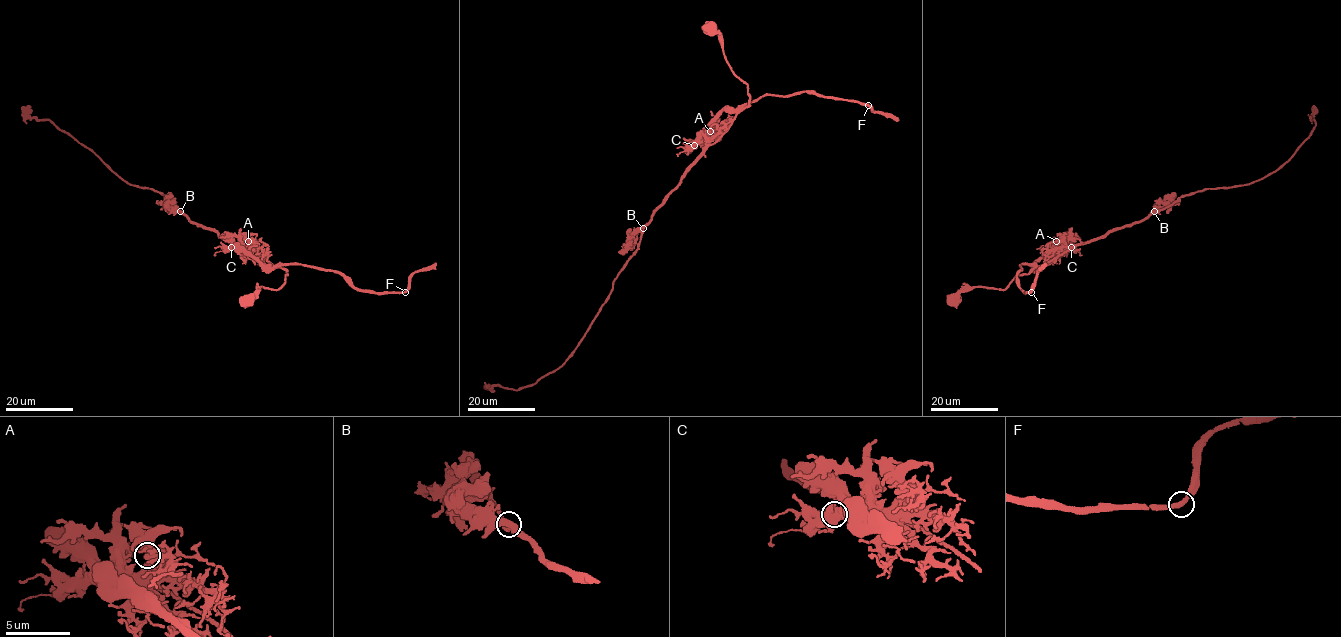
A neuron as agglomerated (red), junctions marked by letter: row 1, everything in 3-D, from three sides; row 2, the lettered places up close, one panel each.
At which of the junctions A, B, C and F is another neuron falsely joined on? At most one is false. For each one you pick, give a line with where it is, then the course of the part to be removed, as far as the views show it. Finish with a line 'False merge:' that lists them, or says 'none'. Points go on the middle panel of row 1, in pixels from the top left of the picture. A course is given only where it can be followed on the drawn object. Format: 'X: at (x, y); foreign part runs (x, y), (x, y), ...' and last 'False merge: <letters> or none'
C: at (694, 145); foreign part runs (693, 145), (725, 110), (740, 110), (772, 95), (814, 91), (866, 103), (898, 119)
False merge: C

